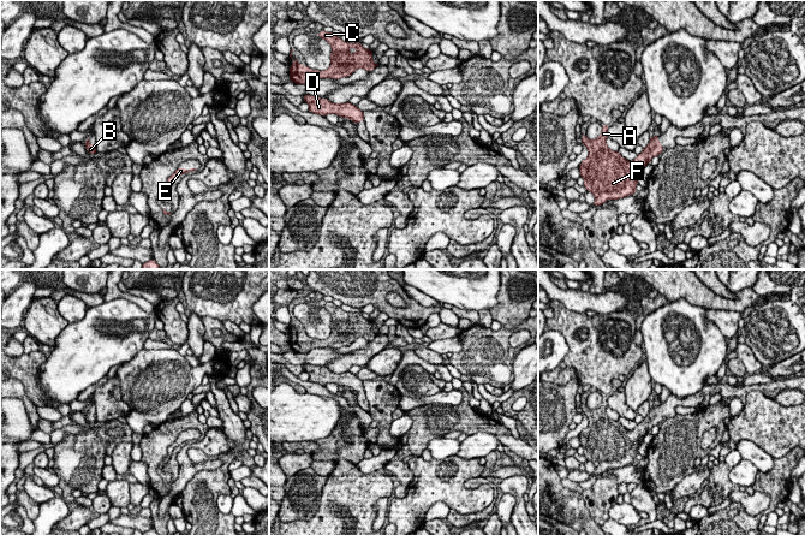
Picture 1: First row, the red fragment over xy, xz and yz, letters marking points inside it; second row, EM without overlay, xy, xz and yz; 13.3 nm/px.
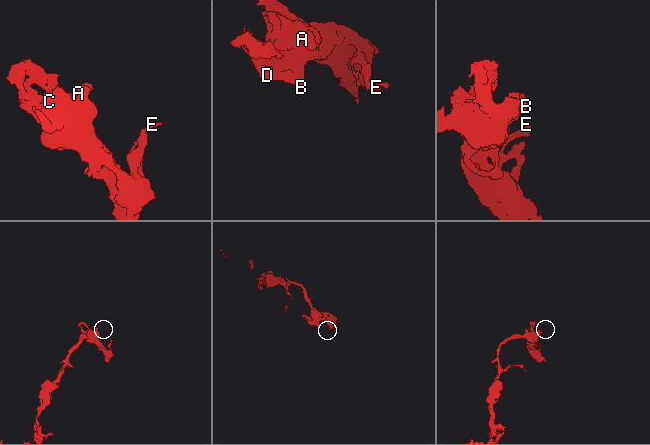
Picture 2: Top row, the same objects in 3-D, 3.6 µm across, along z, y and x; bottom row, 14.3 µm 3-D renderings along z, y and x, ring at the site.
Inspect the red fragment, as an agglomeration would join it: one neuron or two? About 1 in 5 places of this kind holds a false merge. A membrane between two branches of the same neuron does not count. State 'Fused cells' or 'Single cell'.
Single cell

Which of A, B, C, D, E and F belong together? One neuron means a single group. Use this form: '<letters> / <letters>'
A B C D E F

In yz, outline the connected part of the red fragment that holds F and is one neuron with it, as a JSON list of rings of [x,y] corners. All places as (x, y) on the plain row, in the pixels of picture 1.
[[[602,394],[600,406],[592,410],[589,410],[584,403],[582,406],[582,414],[588,417],[589,424],[582,430],[579,439],[586,460],[595,465],[592,475],[636,463],[639,439],[663,421],[658,404],[655,404],[633,430],[627,430],[619,421],[608,417],[606,412],[608,397],[609,394]]]

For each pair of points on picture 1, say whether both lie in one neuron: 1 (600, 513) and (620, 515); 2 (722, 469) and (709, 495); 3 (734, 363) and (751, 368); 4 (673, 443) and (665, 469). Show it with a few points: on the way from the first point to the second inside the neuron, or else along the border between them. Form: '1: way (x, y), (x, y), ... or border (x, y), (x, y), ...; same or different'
1: border (615, 503), (609, 509), (609, 517); different
2: way (719, 475), (719, 486), (715, 489); same
3: border (737, 357), (746, 372); different
4: way (673, 449), (669, 463); same

